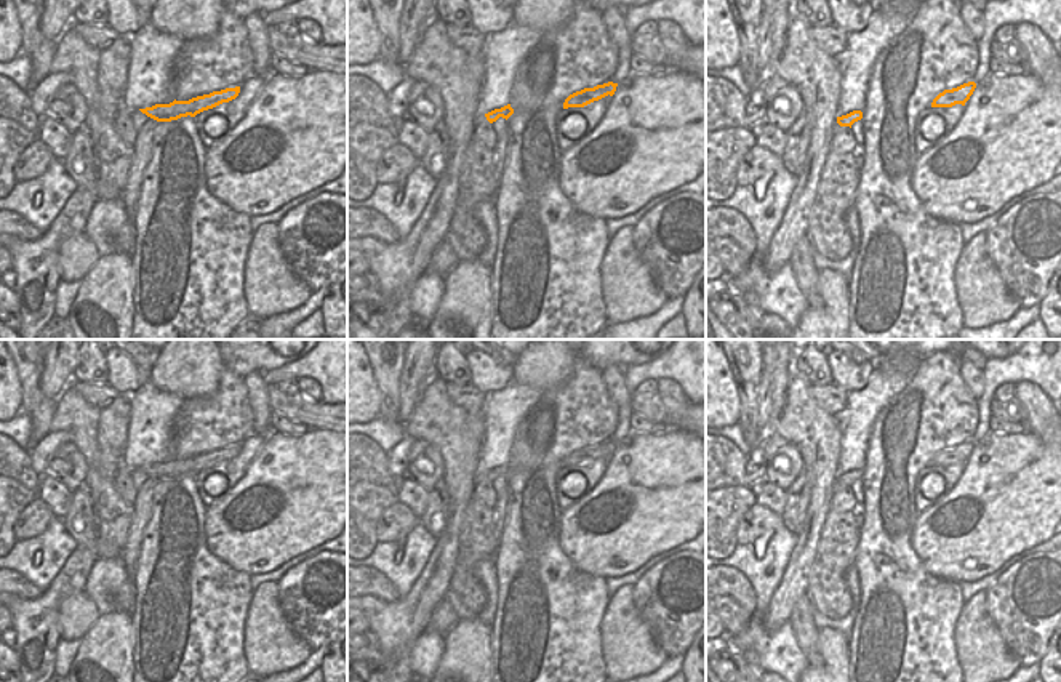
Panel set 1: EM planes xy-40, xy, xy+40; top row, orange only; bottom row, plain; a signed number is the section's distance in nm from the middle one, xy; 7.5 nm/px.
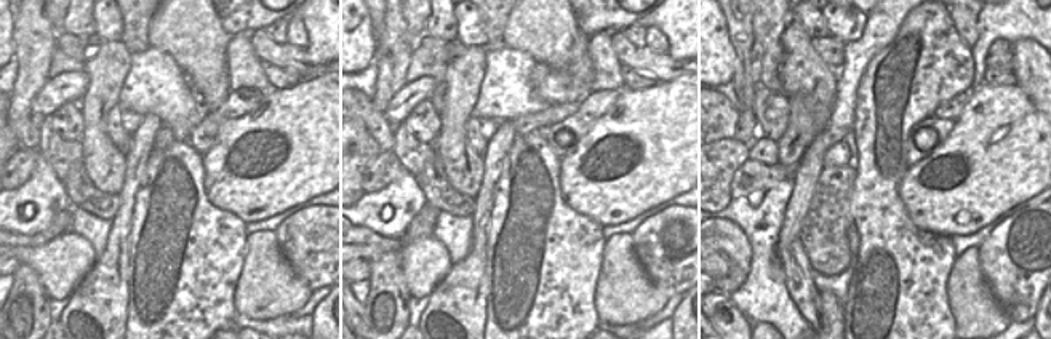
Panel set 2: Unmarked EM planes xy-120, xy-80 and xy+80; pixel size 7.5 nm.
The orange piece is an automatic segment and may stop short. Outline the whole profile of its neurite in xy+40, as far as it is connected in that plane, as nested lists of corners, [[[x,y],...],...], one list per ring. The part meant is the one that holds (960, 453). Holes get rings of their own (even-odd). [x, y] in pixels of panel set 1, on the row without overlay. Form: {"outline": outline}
{"outline": [[[968,440],[968,442],[963,442],[963,443],[957,445],[957,447],[944,448],[943,451],[939,451],[933,458],[931,466],[952,466],[955,463],[965,464],[965,461],[973,453],[975,447],[976,447],[976,442]]]}

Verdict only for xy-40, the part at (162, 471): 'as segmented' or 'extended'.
as segmented

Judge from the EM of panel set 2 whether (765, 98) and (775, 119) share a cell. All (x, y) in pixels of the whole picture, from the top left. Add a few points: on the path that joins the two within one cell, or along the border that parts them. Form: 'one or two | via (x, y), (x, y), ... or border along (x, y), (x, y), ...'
one | via (767, 103), (773, 114)

